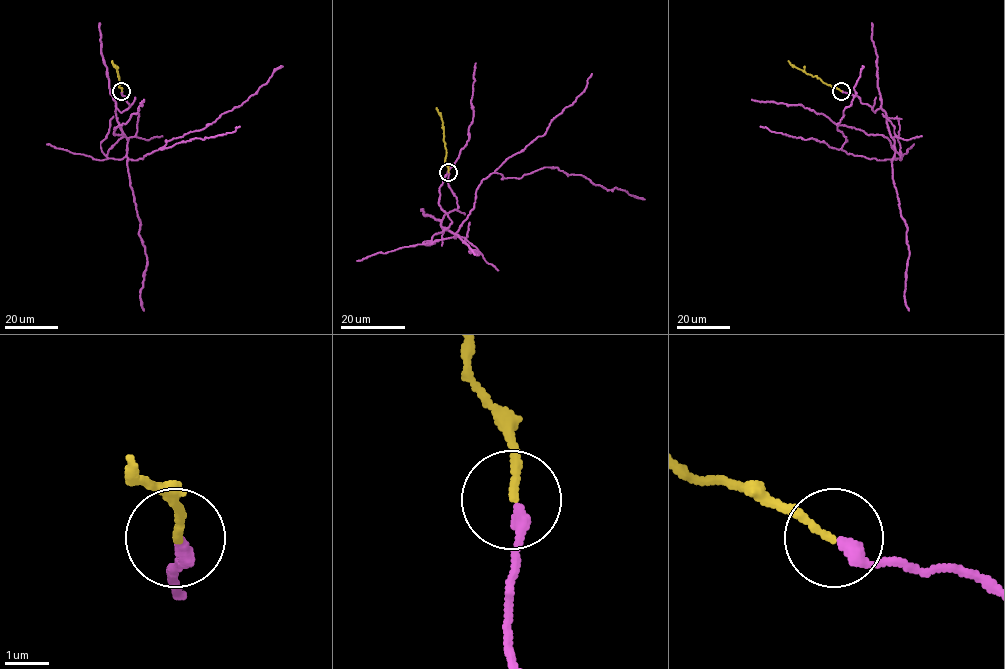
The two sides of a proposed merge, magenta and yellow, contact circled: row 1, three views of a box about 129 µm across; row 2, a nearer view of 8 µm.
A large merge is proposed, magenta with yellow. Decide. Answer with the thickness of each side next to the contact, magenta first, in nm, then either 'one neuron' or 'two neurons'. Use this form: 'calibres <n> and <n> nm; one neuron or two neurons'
calibres 320 and 170 nm; one neuron

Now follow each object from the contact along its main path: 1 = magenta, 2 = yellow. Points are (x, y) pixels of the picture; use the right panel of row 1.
1: (842, 91), (885, 112), (891, 159), (842, 149), (846, 137), (837, 124), (864, 66)
2: (841, 91), (788, 61)

